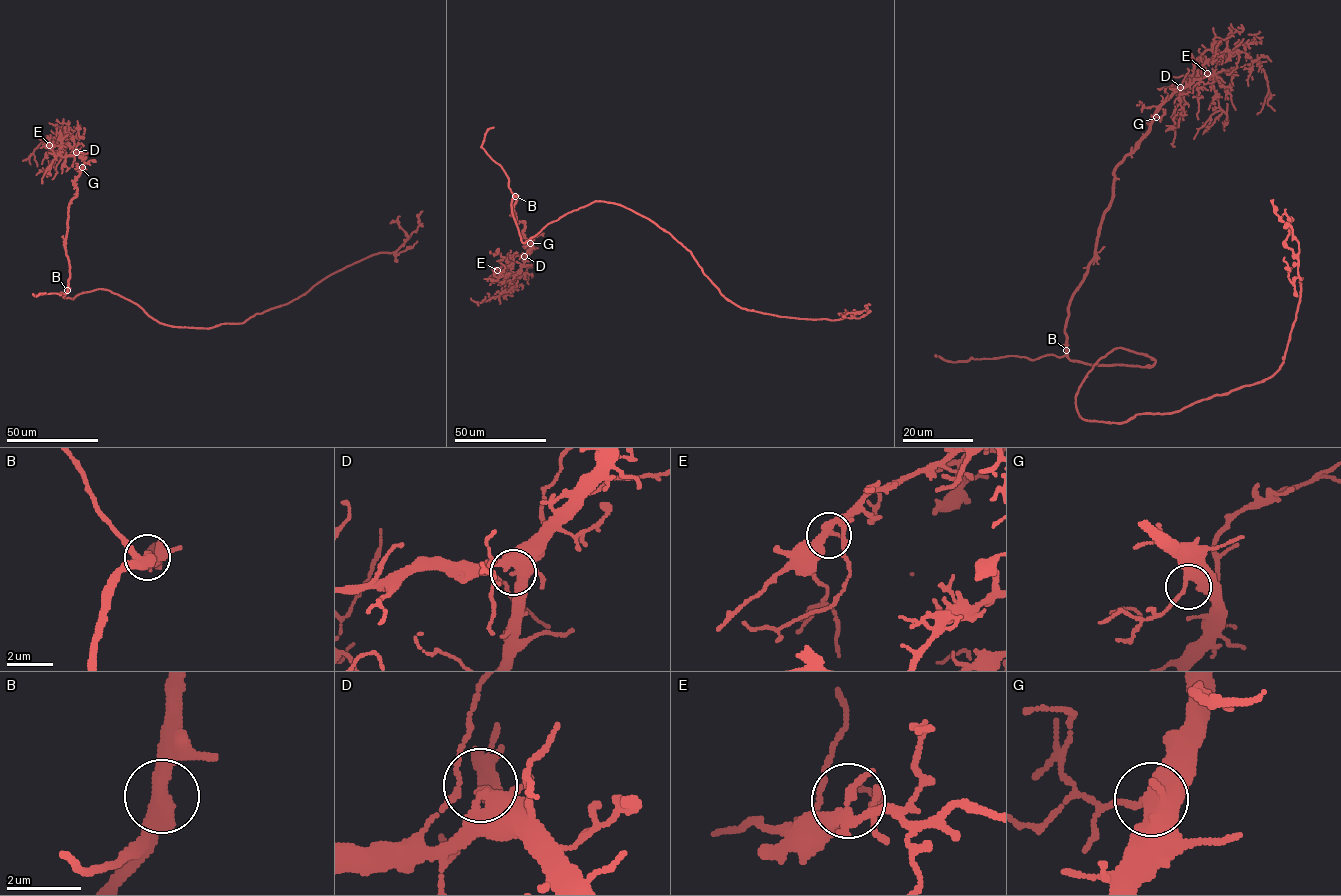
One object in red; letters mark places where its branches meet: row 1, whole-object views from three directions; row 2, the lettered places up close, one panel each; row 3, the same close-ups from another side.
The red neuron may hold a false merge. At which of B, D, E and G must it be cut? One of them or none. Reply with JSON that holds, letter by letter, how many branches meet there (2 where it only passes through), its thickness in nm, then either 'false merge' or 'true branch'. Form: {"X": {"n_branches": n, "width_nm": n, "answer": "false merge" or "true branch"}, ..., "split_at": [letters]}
{"B": {"n_branches": 2, "width_nm": 500, "answer": "true branch"}, "D": {"n_branches": 3, "width_nm": 400, "answer": "true branch"}, "E": {"n_branches": 2, "width_nm": 280, "answer": "true branch"}, "G": {"n_branches": 2, "width_nm": 360, "answer": "true branch"}, "split_at": []}

